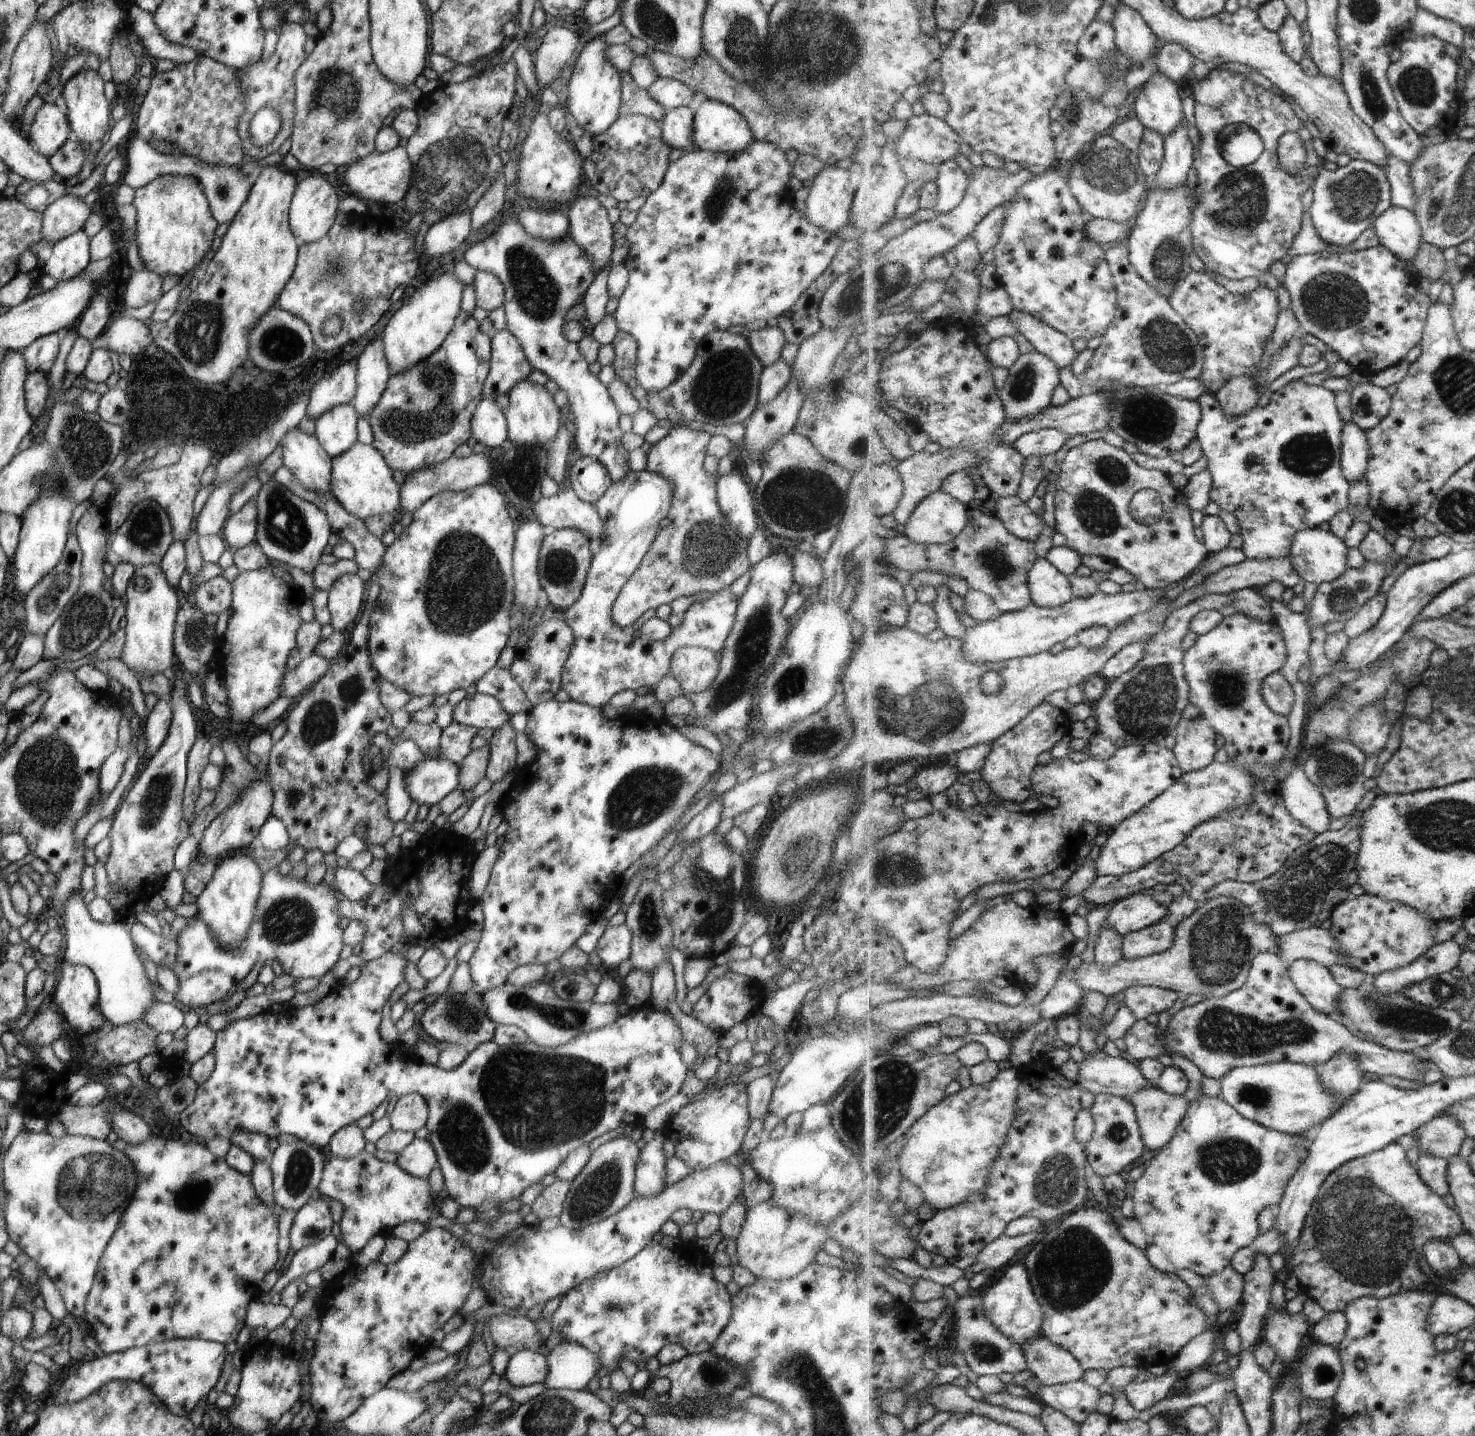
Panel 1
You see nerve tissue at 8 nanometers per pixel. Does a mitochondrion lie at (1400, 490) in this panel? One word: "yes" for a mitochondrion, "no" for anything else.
no

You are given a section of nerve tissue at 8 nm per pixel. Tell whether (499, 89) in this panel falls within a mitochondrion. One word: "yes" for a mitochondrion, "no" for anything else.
no

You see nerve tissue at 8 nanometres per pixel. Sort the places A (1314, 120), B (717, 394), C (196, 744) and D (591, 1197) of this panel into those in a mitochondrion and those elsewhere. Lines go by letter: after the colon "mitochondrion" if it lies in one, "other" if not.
A: other
B: mitochondrion
C: other
D: mitochondrion

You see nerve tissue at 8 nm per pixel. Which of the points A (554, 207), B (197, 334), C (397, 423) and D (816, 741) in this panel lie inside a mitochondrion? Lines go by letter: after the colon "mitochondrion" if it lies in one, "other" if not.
A: other
B: mitochondrion
C: mitochondrion
D: mitochondrion

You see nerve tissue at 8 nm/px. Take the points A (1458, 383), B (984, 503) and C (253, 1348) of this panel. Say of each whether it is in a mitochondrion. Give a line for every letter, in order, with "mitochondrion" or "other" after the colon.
A: mitochondrion
B: other
C: other

